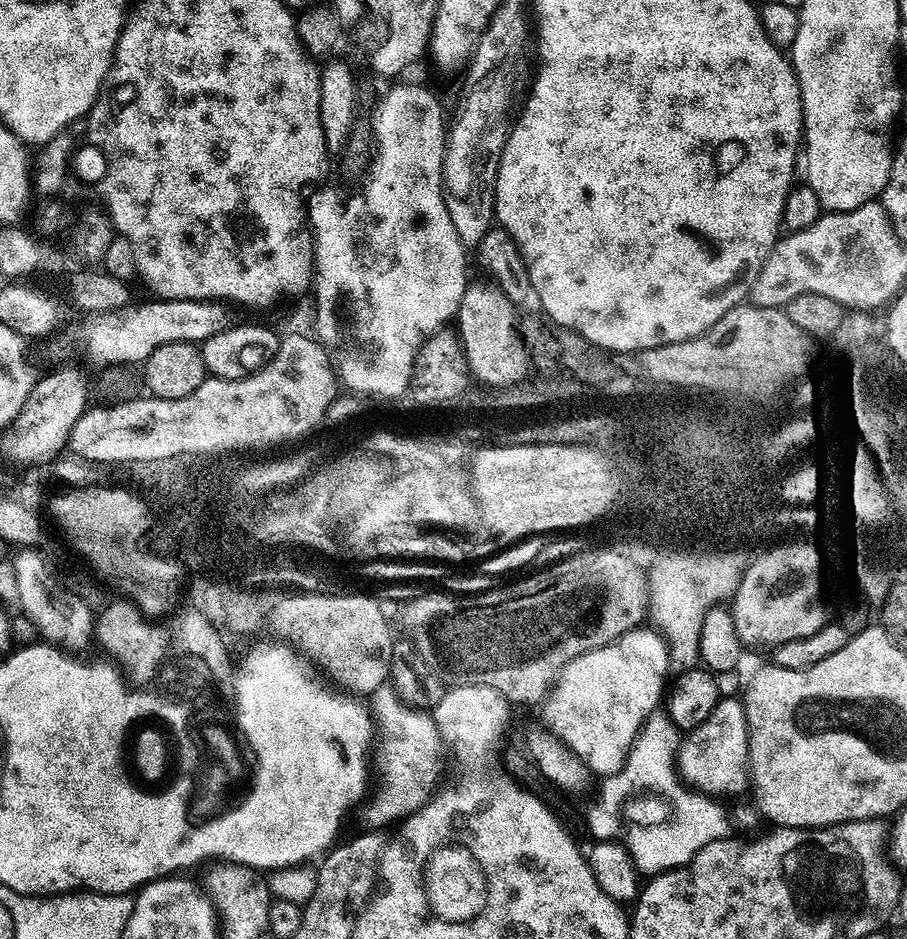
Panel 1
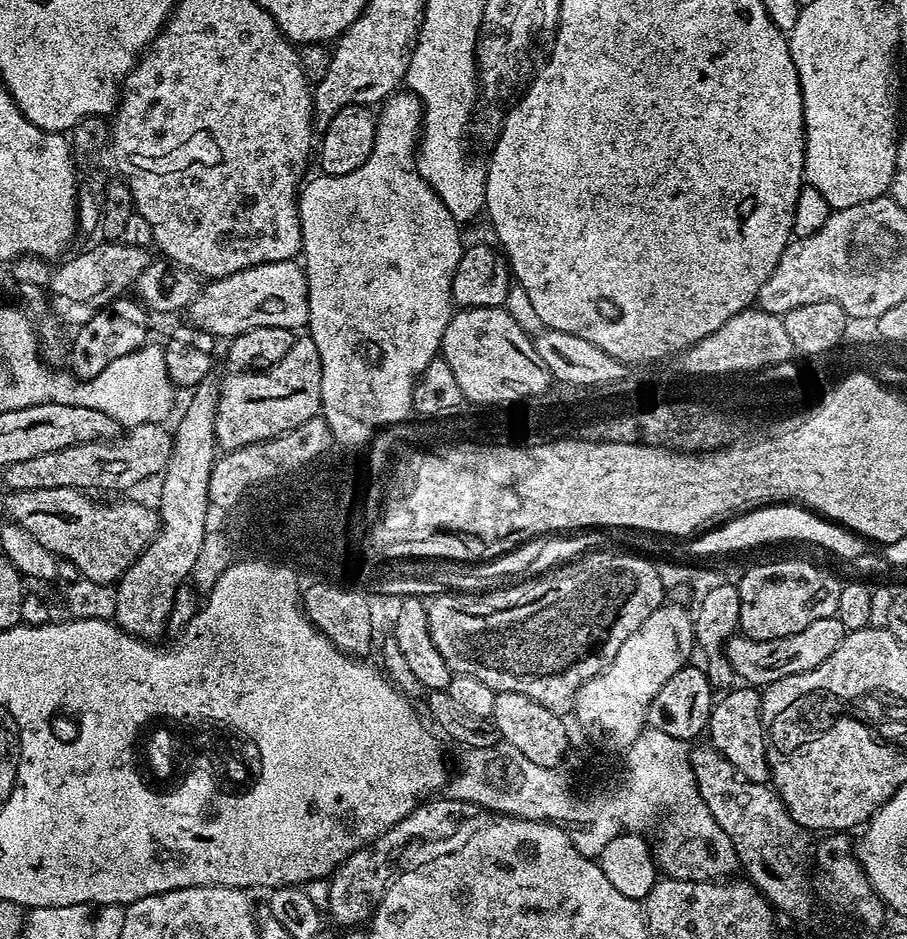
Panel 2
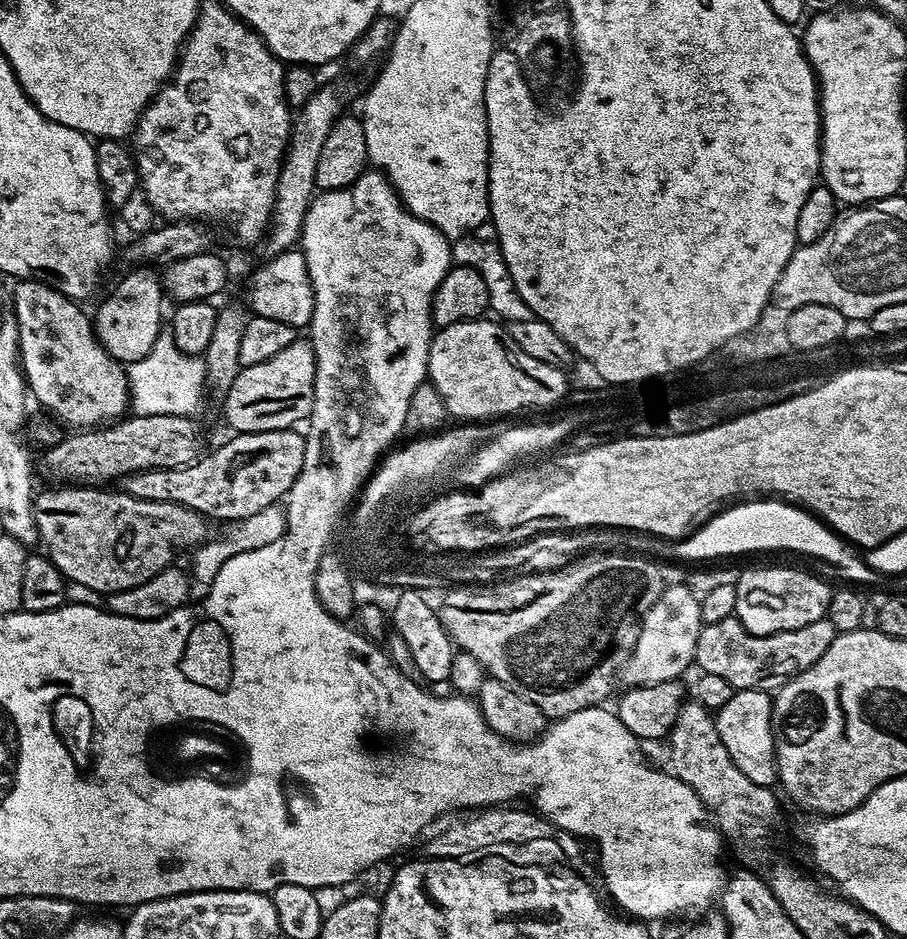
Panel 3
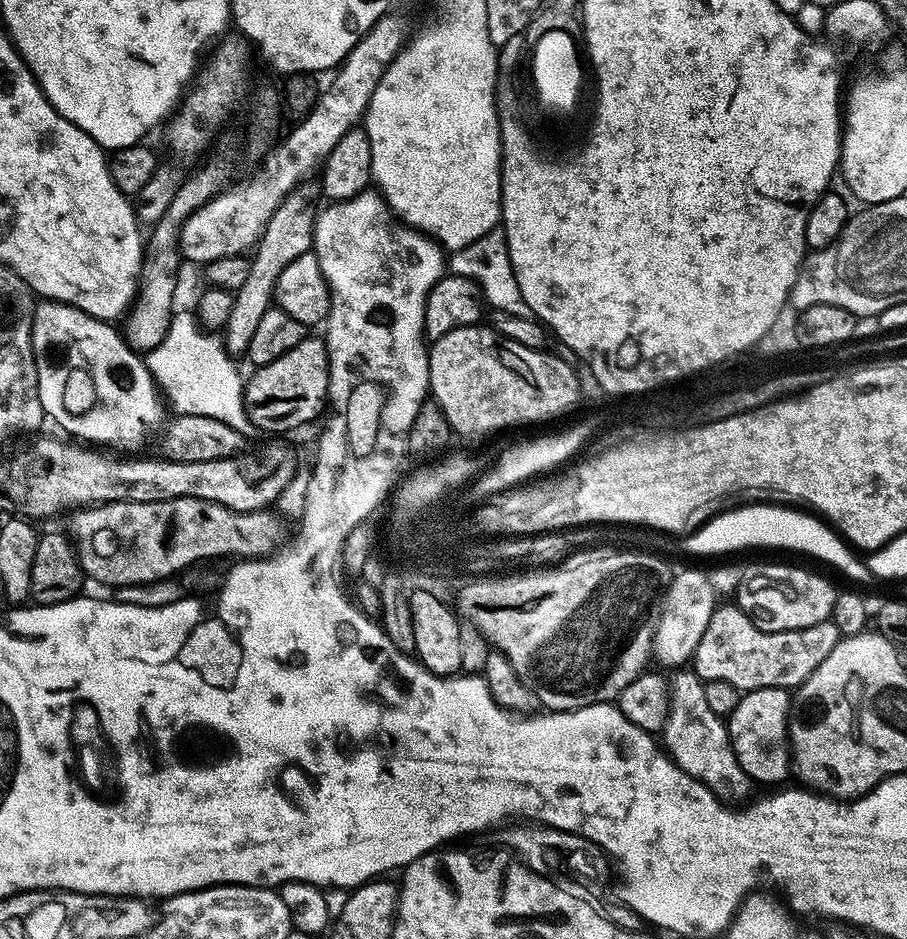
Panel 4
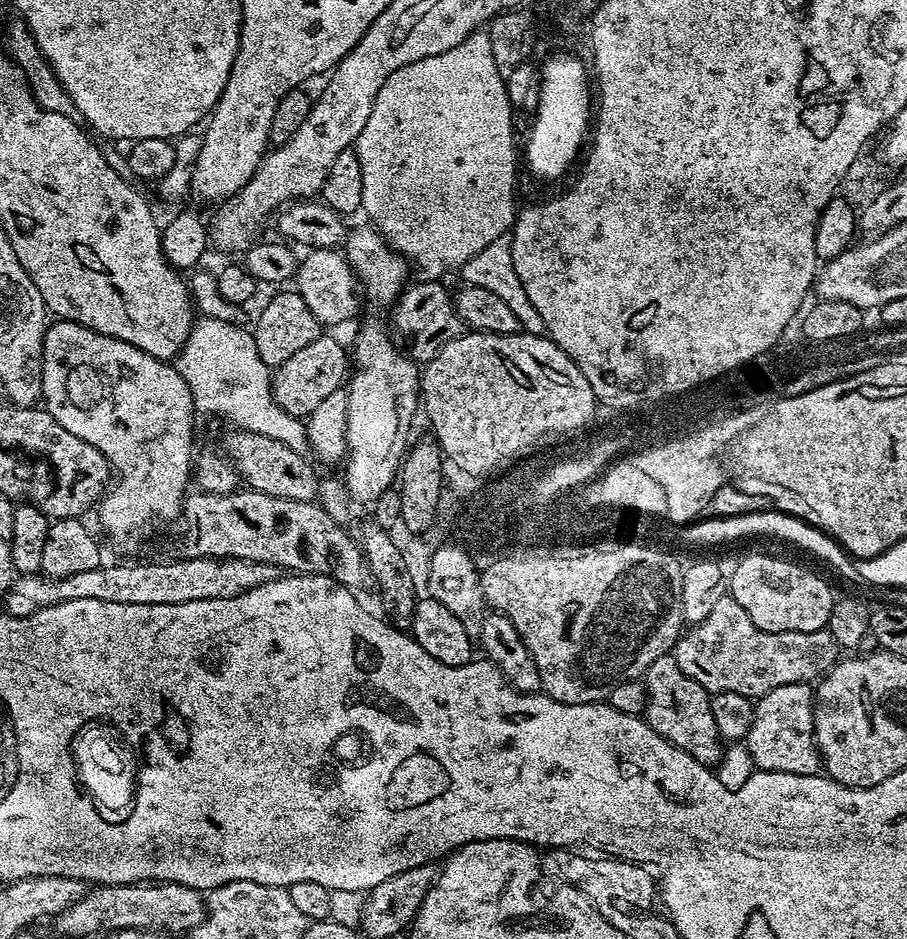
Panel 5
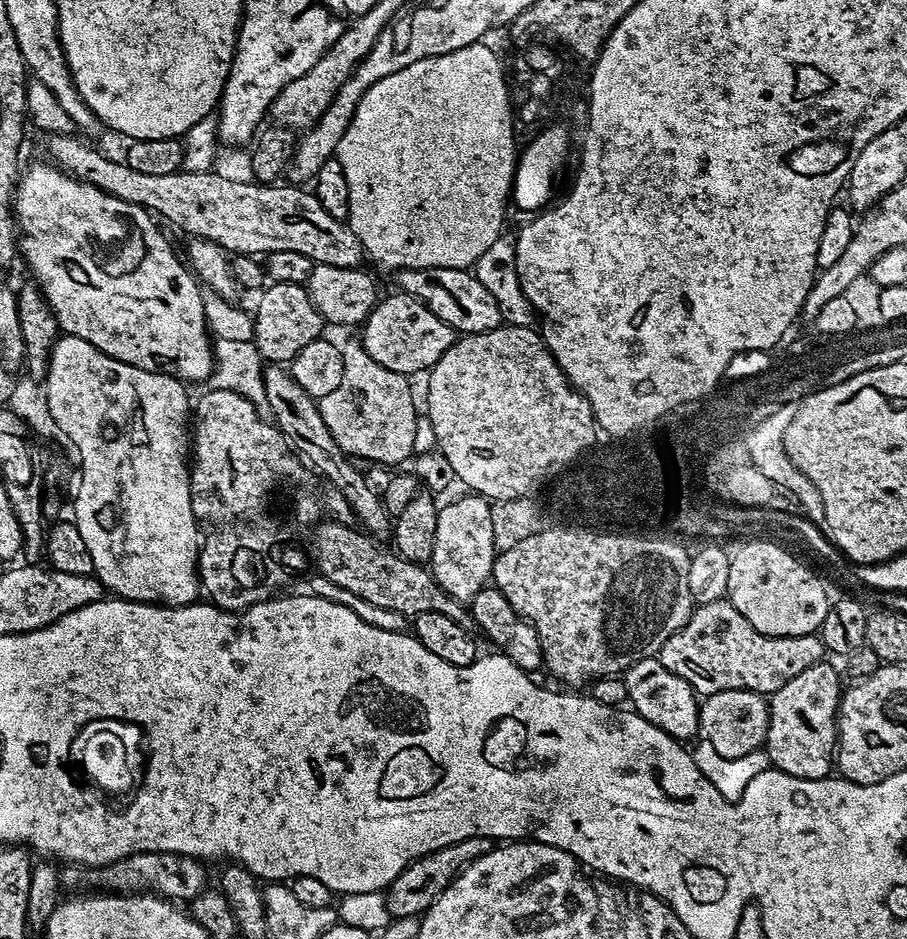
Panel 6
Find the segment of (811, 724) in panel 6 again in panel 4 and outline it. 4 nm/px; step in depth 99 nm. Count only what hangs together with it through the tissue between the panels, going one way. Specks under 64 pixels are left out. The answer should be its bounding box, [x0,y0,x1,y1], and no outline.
[727,688,793,786]

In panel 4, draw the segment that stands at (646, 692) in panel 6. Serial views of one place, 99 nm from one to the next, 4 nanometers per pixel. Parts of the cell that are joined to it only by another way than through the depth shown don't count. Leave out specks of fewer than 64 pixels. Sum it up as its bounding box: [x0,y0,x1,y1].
[662,670,750,802]

